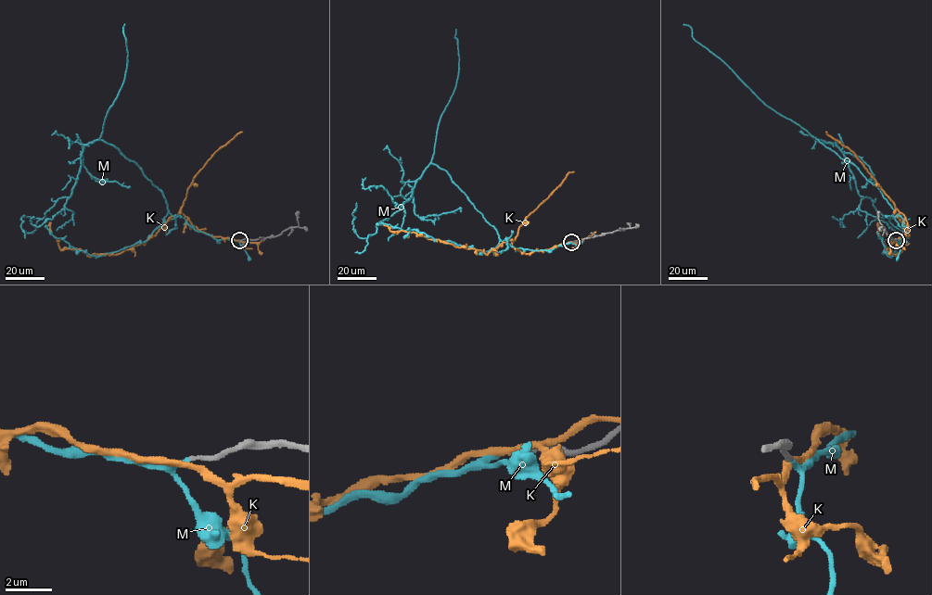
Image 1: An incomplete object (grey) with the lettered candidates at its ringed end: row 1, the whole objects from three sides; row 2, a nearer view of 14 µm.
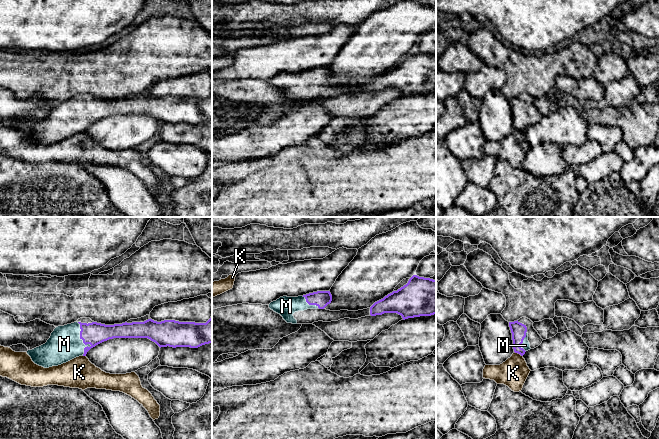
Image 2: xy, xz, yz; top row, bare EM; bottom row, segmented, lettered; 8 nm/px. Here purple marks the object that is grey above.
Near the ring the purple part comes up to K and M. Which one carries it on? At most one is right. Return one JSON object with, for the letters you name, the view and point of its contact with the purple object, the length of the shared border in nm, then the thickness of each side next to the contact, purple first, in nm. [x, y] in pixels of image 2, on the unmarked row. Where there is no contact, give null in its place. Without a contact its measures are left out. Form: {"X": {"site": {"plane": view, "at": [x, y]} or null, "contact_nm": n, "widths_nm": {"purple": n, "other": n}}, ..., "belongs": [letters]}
{"M": {"site": {"plane": "xy", "at": [81, 114]}, "contact_nm": 280, "widths_nm": {"purple": 180, "other": 260}}, "belongs": ["M"]}

